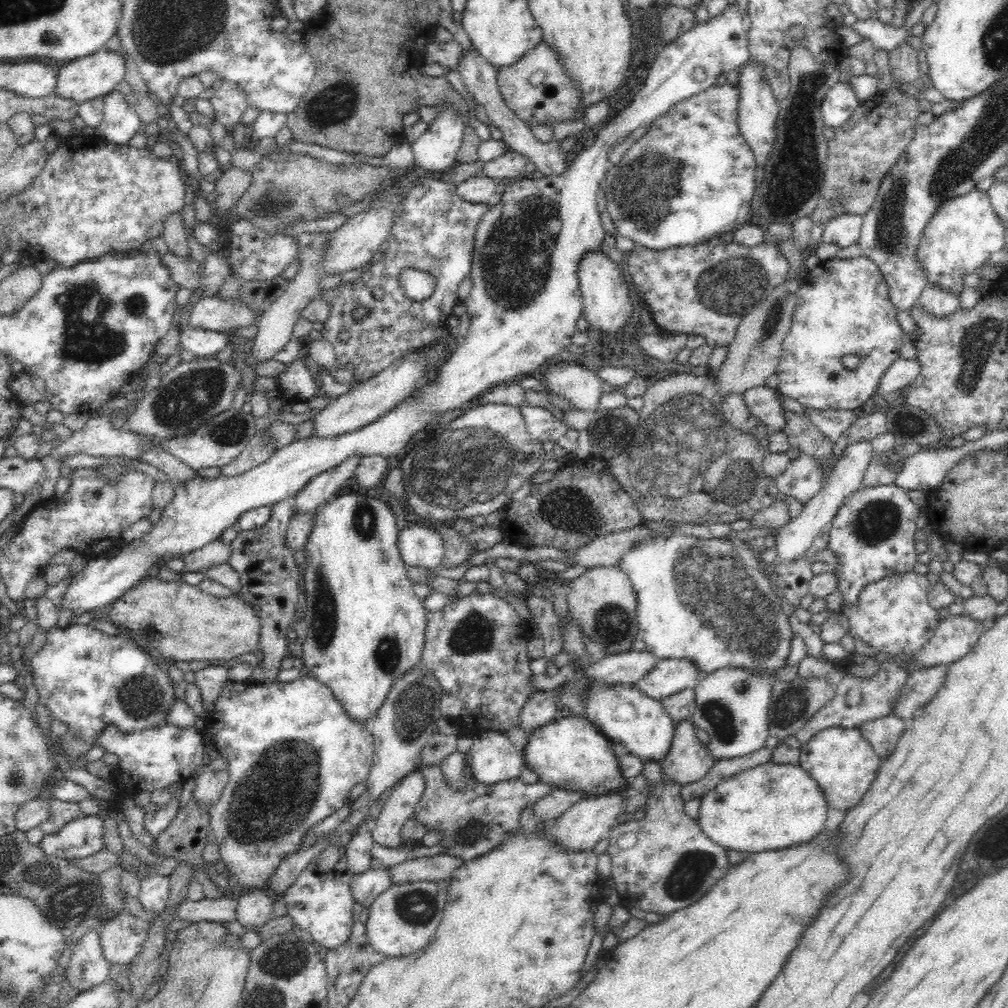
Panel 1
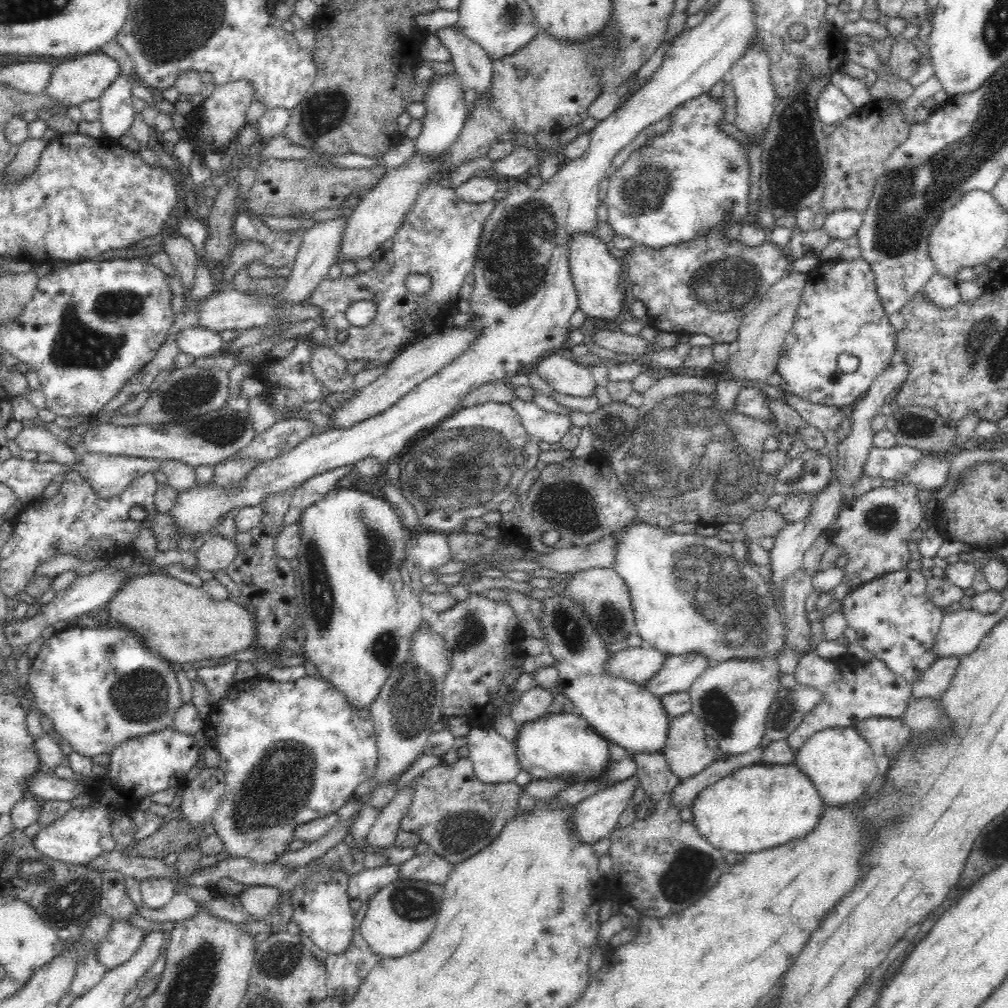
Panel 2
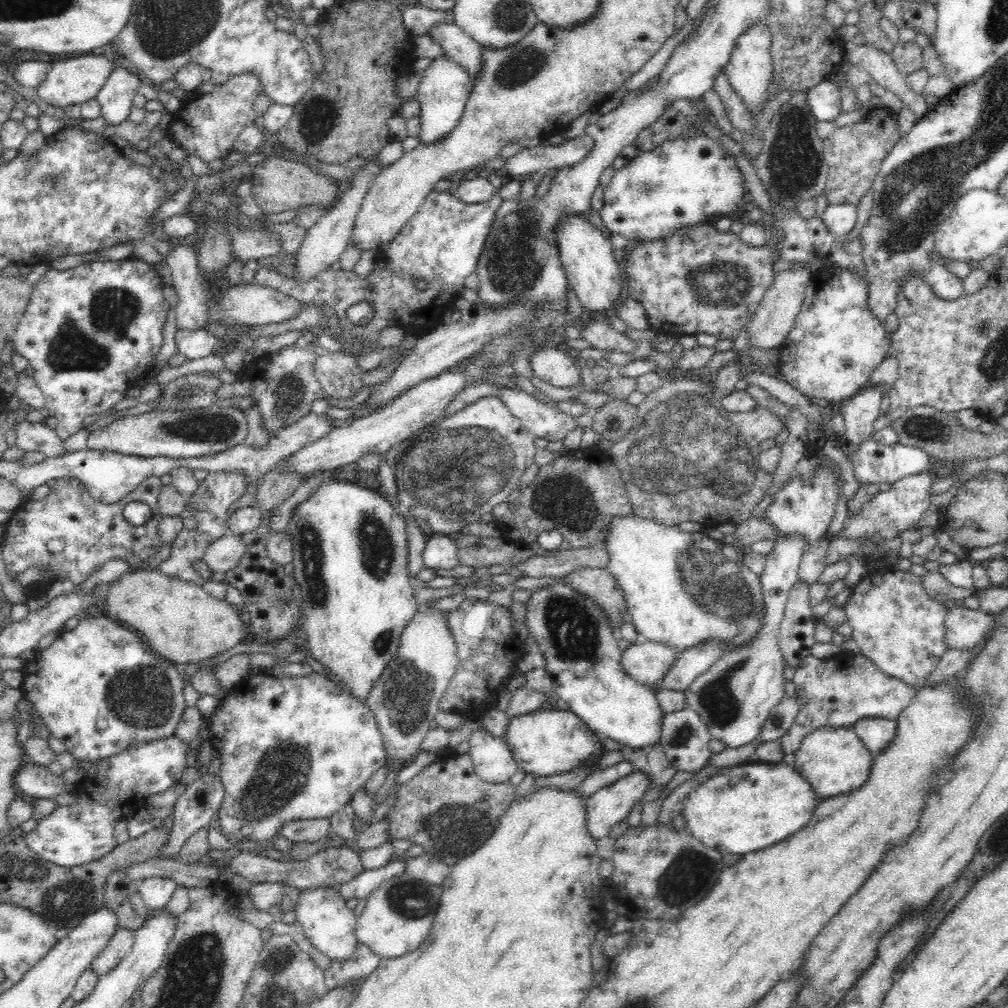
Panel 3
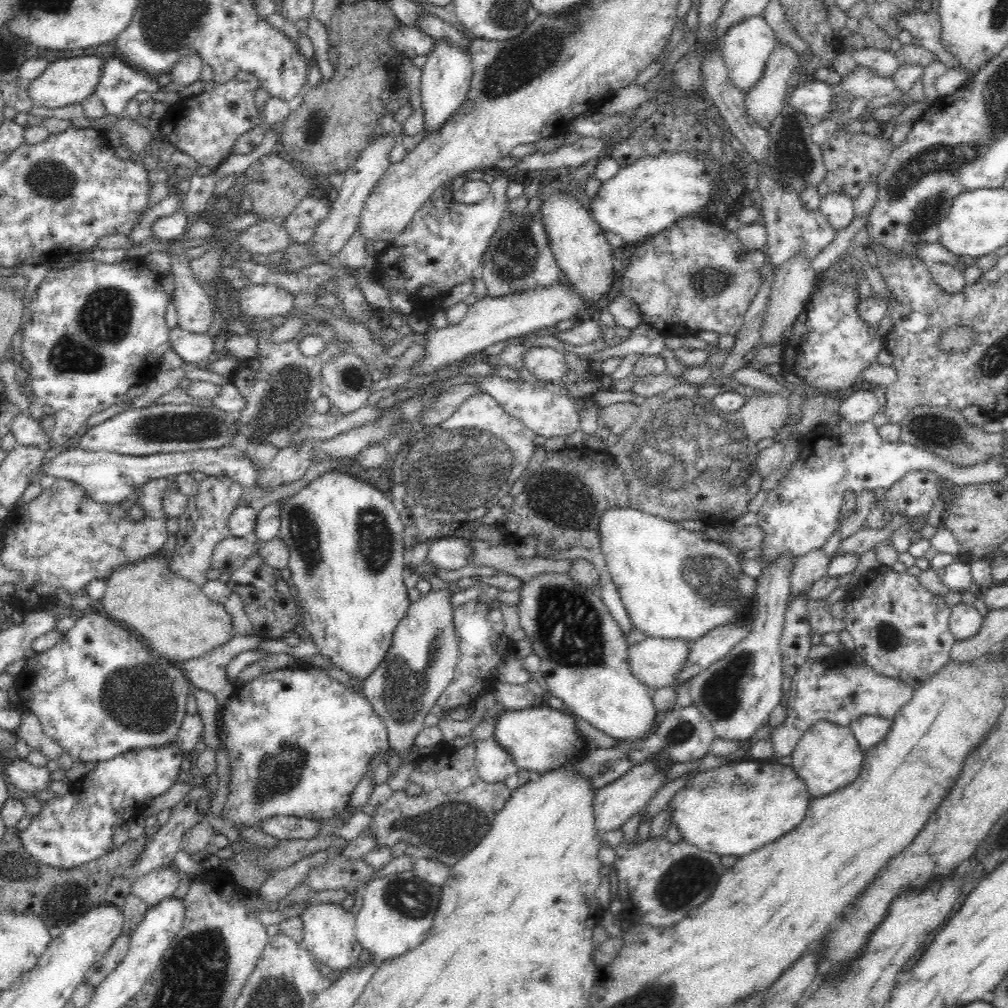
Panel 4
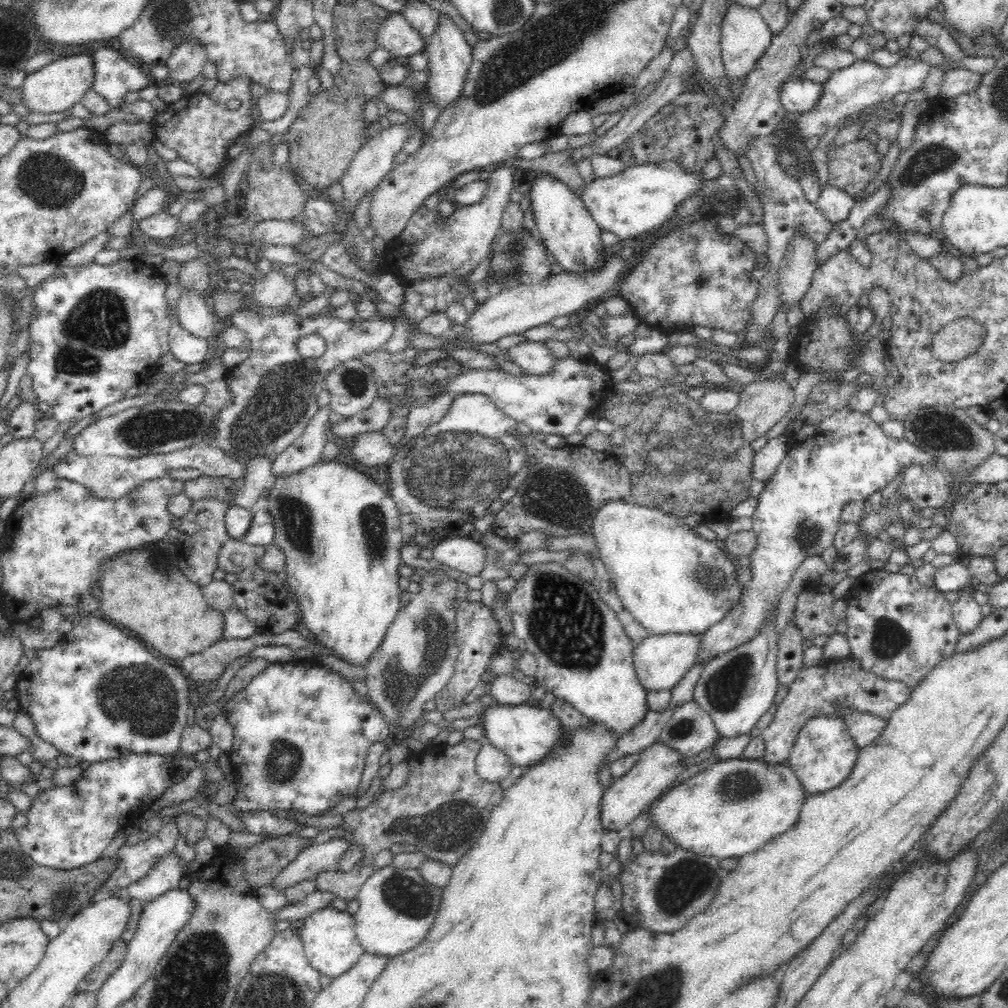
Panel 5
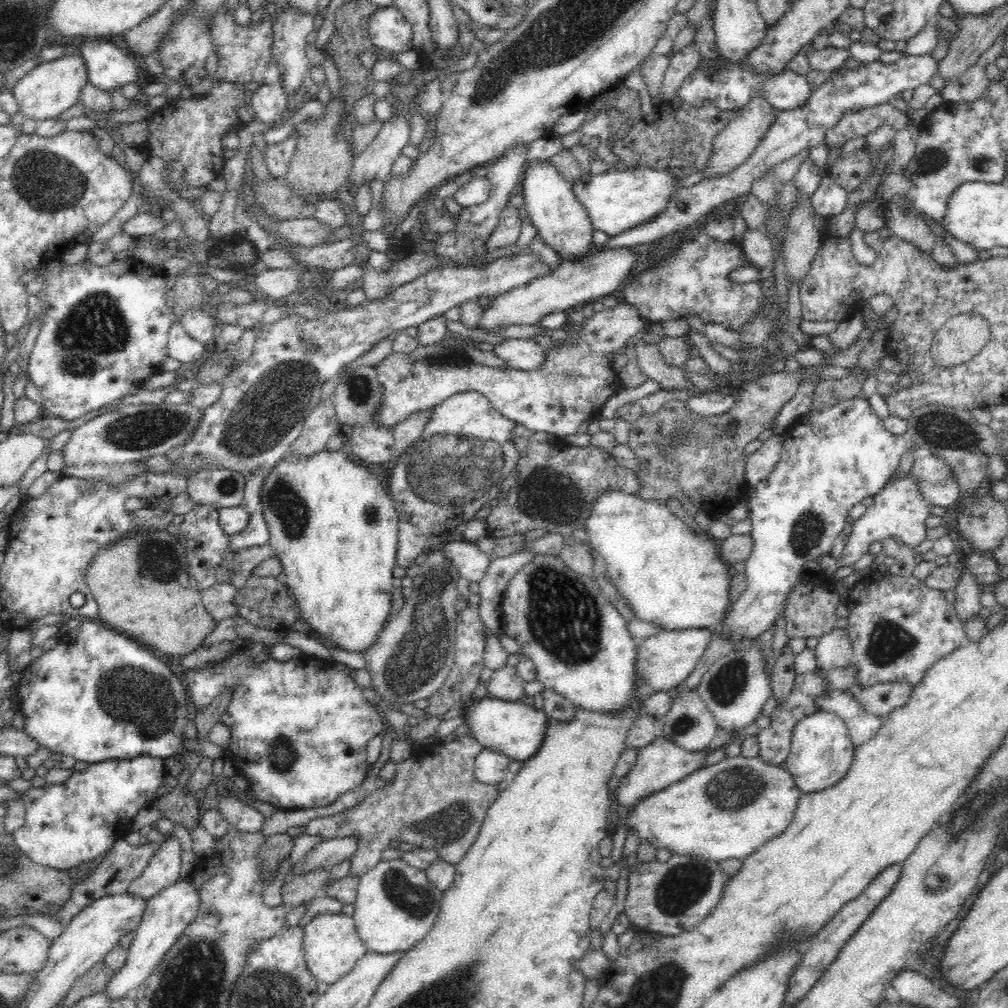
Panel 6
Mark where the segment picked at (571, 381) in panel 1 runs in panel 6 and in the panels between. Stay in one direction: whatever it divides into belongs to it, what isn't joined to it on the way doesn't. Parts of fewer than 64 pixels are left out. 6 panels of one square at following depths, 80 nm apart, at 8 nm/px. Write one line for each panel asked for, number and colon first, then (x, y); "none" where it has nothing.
2: (567, 376)
3: (553, 366)
4: (546, 364)
5: (532, 357)
6: (523, 354)

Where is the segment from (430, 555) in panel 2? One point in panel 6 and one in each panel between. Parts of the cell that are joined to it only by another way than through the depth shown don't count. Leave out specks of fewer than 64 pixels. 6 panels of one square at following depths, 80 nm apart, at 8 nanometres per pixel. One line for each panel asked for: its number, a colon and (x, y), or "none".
3: (441, 551)
4: (452, 553)
5: (467, 554)
6: (472, 563)

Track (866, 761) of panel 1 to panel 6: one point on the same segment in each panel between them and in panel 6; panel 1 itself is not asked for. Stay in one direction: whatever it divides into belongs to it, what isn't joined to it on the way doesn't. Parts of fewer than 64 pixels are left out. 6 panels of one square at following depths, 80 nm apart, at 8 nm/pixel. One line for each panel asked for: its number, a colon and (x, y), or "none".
2: (842, 766)
3: (833, 760)
4: (827, 757)
5: (824, 753)
6: (821, 750)

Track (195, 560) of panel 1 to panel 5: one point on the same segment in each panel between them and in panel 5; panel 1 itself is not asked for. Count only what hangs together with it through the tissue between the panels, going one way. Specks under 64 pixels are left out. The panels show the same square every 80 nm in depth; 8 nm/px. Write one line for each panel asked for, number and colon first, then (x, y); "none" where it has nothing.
2: (216, 554)
3: (224, 554)
4: (233, 552)
5: (235, 556)

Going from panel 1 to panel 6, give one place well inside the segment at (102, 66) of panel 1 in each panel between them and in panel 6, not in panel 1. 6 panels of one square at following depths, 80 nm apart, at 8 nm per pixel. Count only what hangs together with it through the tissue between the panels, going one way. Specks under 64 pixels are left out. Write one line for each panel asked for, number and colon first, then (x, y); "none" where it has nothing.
2: (71, 83)
3: (74, 81)
4: (67, 81)
5: (56, 87)
6: (50, 88)

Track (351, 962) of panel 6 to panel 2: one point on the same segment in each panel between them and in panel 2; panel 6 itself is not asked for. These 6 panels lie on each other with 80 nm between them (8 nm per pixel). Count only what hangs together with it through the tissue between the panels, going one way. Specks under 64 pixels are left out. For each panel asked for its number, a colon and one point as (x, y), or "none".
2: (321, 908)
3: (330, 926)
4: (329, 937)
5: (330, 942)

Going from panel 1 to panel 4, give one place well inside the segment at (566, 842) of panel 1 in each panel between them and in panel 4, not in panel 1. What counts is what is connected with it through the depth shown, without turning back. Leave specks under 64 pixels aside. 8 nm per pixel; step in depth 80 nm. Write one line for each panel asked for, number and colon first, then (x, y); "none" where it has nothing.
2: (596, 817)
3: (607, 807)
4: (614, 804)

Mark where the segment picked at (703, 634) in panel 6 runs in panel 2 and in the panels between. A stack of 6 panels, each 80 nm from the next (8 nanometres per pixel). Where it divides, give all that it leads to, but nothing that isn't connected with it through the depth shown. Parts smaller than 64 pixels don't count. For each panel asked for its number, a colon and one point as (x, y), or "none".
2: (638, 664)
3: (647, 663)
4: (655, 662)
5: (661, 660)

